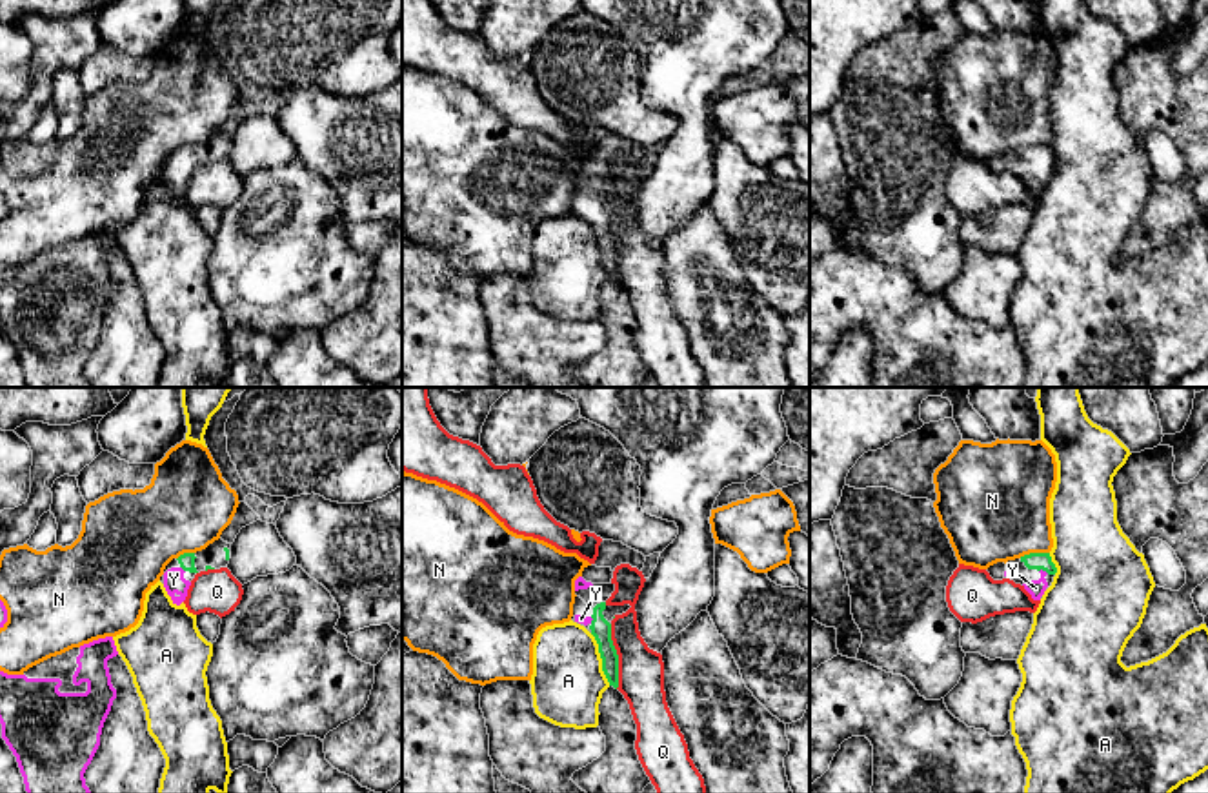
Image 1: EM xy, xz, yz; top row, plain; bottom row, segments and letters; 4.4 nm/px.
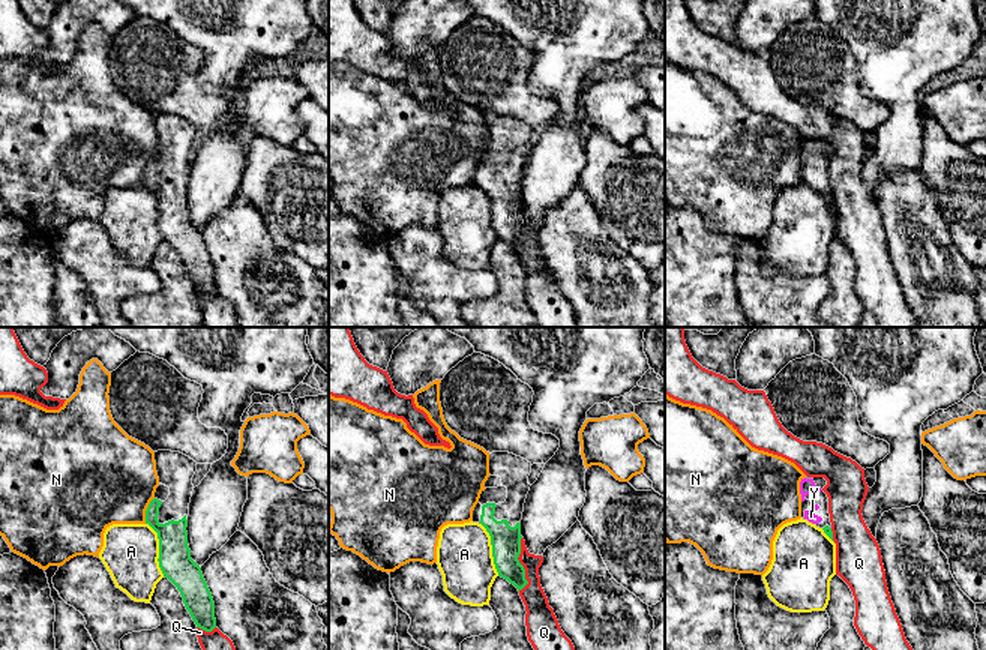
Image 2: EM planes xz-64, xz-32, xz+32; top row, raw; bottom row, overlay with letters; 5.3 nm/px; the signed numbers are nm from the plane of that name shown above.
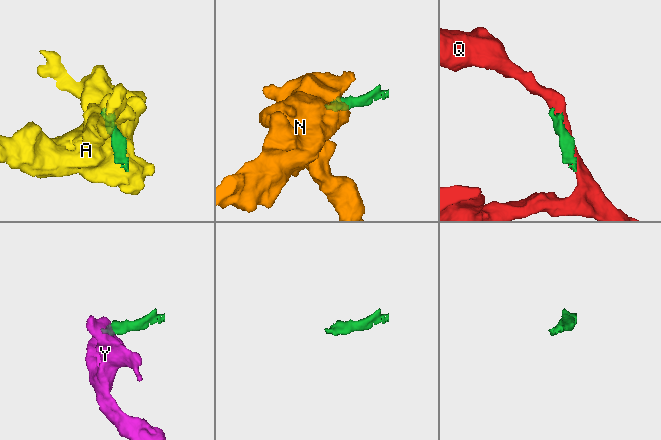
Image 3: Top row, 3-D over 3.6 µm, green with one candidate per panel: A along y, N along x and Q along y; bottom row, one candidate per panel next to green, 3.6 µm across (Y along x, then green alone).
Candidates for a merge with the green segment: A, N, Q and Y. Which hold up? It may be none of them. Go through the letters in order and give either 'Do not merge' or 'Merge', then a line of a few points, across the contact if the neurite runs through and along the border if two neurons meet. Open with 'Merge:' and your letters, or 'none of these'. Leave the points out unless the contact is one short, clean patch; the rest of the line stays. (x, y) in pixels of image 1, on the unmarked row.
Merge: Y
A: Do not merge. Line: xz (590, 226), (597, 237), (601, 262), (610, 277)
N: Do not merge. Line: yz (1048, 144), (1030, 144), (1019, 150)
Q: Do not merge
Y: Merge. Line: yz (1034, 153), (1045, 162), (1036, 180)

